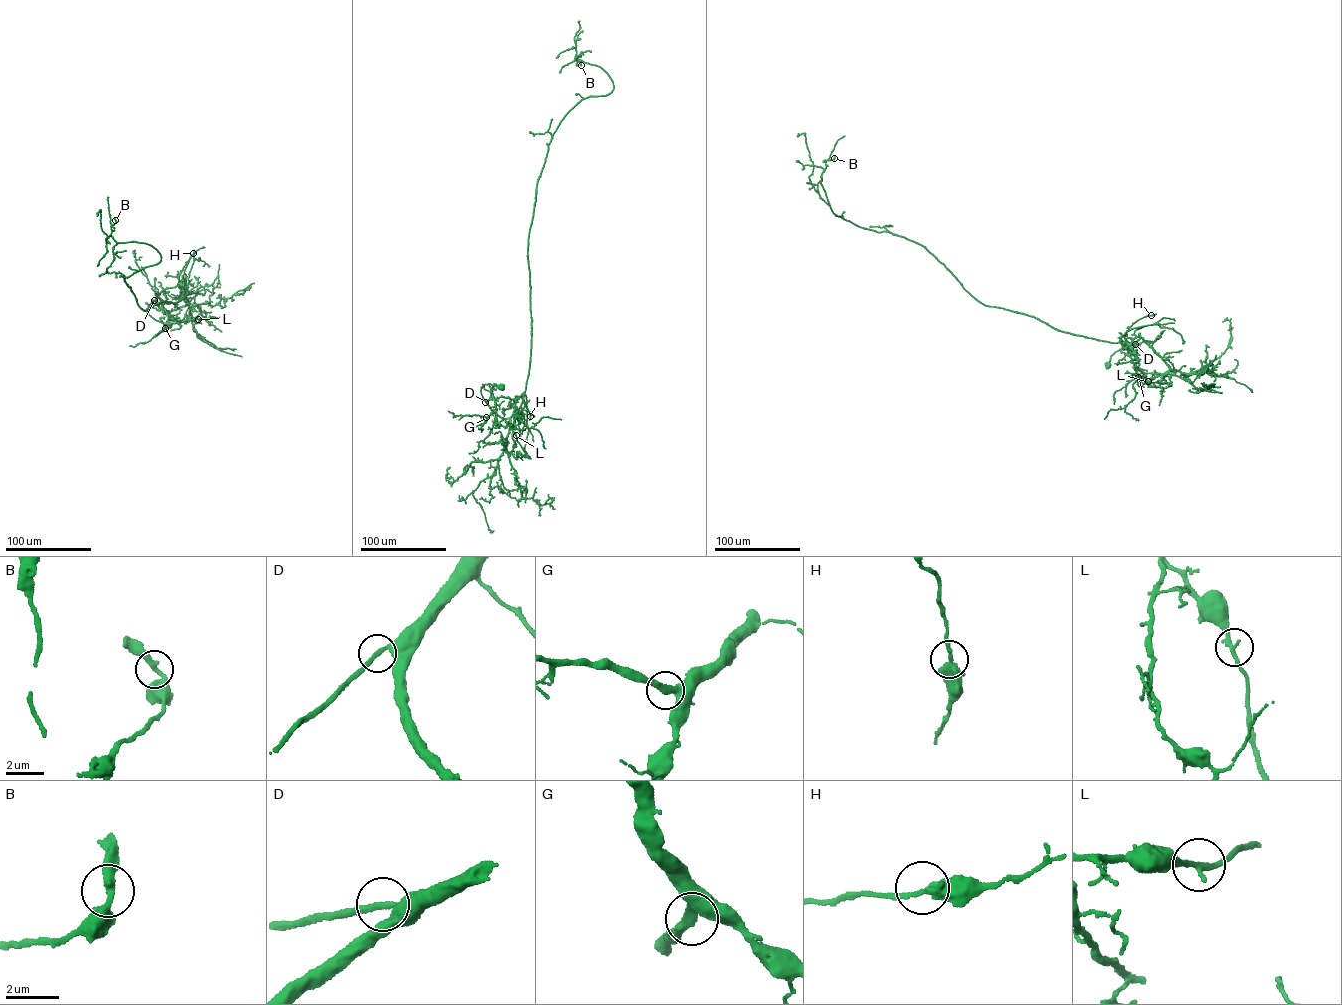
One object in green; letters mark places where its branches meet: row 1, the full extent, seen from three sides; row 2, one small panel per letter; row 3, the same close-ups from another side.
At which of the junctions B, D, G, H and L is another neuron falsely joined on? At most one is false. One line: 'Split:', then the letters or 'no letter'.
Split: no letter

